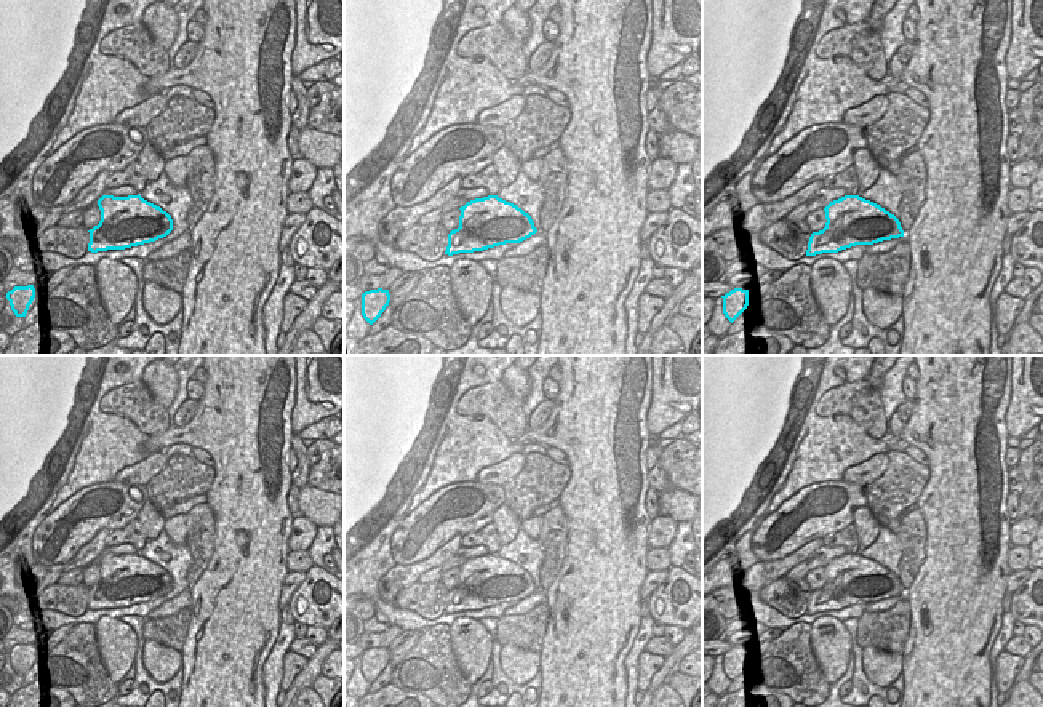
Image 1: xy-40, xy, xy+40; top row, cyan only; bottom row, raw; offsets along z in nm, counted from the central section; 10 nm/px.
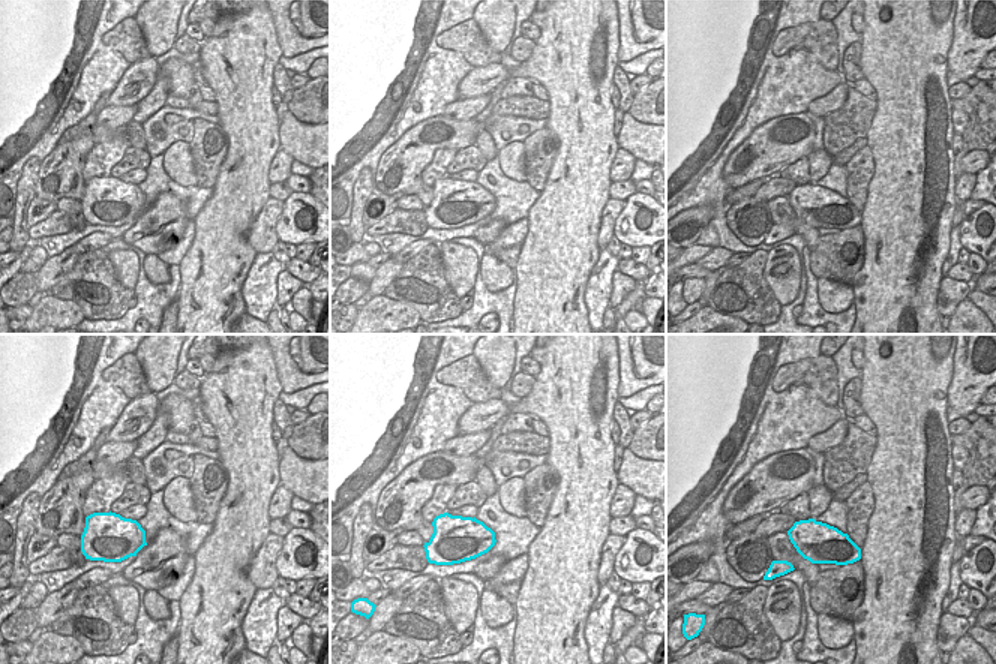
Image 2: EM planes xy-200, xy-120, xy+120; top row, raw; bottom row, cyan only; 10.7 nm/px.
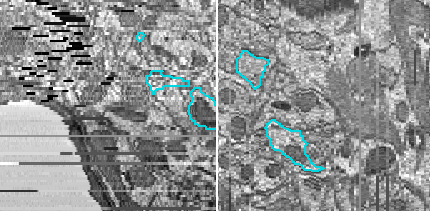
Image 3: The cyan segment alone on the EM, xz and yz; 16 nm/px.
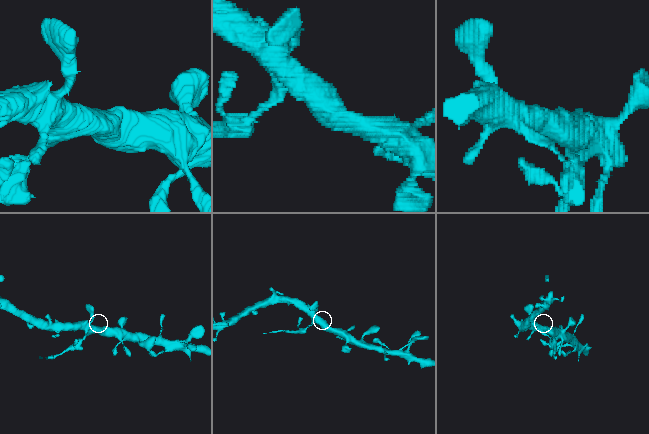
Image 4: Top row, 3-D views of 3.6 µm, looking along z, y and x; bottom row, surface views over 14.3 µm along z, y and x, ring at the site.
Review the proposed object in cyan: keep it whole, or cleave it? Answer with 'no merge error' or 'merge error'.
merge error

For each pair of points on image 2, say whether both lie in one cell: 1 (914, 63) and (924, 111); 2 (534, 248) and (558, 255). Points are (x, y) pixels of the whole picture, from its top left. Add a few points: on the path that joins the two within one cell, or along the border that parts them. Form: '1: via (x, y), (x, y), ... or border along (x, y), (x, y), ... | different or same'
1: via (914, 75), (914, 99) | same
2: via (540, 249), (552, 252) | same

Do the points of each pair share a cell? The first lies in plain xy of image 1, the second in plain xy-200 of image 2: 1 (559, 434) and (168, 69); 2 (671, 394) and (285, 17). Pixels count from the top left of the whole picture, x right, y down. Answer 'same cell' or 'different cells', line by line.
1: different cells
2: same cell

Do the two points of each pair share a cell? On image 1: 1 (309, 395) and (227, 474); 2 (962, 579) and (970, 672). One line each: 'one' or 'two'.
1: two
2: one

